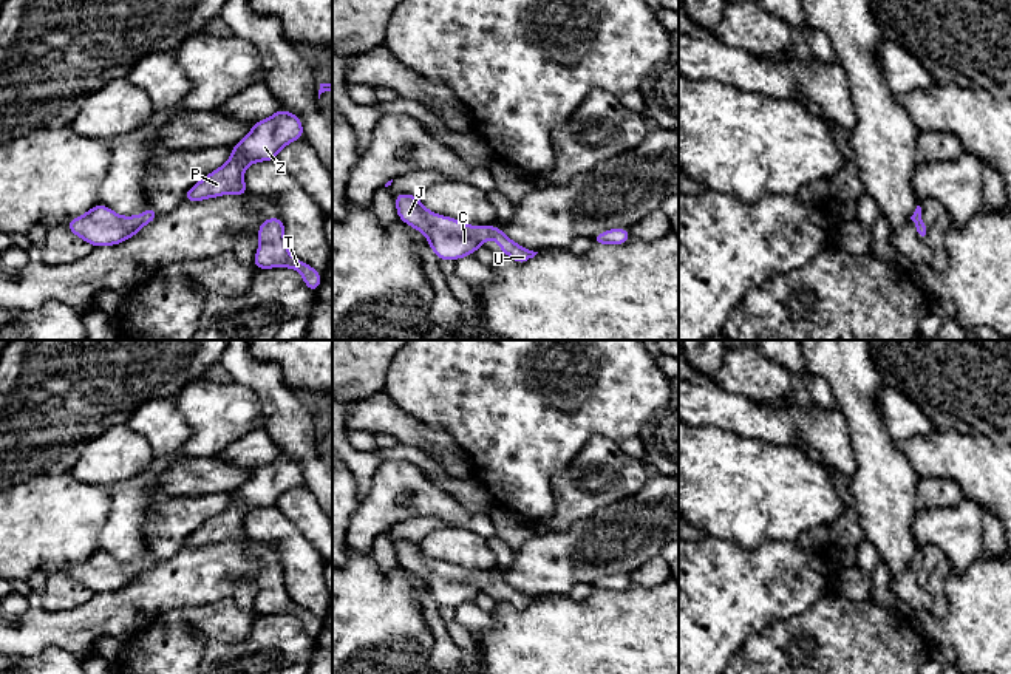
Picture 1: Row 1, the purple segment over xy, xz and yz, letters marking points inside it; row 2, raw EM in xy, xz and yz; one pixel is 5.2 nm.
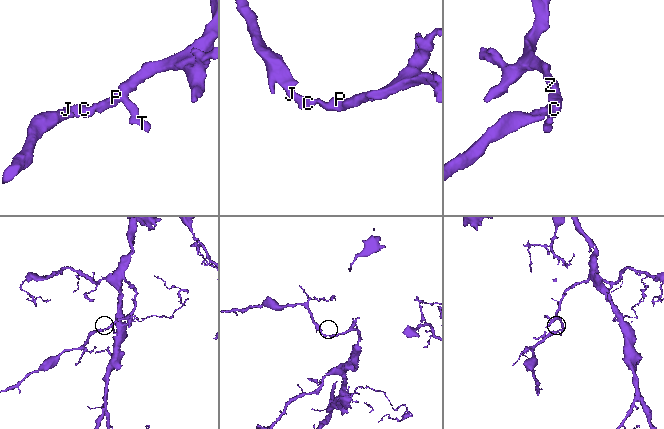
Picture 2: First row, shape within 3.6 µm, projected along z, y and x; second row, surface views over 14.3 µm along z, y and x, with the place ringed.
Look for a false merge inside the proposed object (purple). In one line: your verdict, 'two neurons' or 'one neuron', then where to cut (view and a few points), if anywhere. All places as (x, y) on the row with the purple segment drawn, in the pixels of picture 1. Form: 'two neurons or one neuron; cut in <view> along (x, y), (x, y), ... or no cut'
one neuron; no cut

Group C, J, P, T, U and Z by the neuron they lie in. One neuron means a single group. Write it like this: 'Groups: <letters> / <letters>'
Groups: C J P T U Z

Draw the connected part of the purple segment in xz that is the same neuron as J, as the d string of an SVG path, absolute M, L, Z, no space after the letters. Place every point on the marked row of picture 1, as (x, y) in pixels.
M396 193L397 218L420 230L439 260L459 260L473 255L487 238L493 238L501 250L516 263L526 263L538 252L513 243L496 226L467 226L454 218L441 216L427 210L420 198L414 195Z

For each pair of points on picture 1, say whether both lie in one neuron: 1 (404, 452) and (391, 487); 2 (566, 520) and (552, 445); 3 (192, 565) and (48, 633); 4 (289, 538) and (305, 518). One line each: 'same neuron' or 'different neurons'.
1: different neurons
2: different neurons
3: same neuron
4: different neurons

